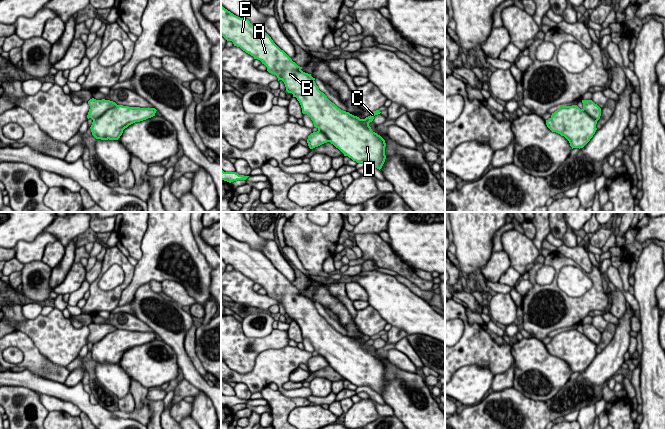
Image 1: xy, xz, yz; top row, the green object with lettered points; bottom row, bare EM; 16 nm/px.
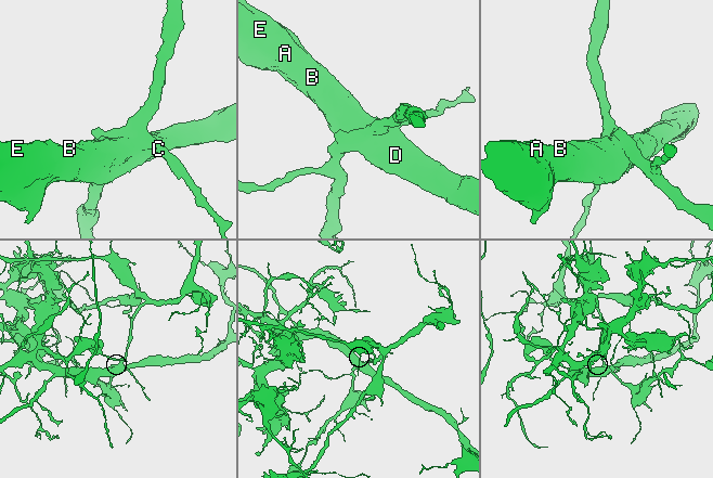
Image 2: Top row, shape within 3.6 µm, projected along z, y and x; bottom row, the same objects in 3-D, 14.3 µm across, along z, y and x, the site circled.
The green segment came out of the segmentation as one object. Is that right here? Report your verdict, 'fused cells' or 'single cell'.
fused cells

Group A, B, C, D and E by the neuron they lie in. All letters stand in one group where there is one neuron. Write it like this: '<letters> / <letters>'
A B D E / C

